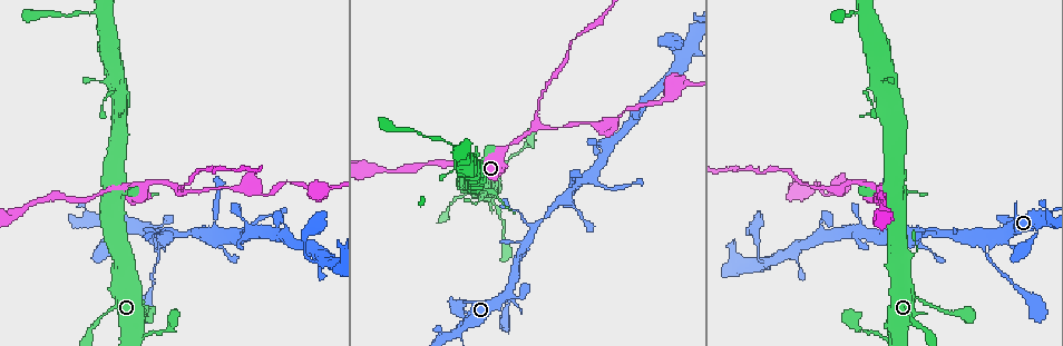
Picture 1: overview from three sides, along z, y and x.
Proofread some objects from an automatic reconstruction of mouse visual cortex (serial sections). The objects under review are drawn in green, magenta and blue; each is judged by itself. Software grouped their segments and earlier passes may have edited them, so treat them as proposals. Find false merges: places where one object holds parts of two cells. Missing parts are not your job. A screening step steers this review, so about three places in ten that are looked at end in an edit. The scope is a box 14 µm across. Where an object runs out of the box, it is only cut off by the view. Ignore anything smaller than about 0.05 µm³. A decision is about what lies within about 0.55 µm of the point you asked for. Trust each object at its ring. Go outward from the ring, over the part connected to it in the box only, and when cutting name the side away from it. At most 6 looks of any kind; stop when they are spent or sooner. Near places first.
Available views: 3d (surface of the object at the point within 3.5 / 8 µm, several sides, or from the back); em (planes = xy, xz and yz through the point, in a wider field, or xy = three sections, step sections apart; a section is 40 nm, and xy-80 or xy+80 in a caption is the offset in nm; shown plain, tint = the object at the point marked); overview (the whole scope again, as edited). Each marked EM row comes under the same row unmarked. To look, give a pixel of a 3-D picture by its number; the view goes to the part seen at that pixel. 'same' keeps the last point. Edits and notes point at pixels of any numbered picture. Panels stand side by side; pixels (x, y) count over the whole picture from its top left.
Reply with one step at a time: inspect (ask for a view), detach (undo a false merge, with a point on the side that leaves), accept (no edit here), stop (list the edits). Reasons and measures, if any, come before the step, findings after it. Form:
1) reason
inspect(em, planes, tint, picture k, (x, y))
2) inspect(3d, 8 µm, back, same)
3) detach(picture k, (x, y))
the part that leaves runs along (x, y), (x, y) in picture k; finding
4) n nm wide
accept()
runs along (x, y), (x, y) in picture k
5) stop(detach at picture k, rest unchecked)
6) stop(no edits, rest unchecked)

thick turns thin
inspect(3d, 8 µm, picture 1, (988, 255))

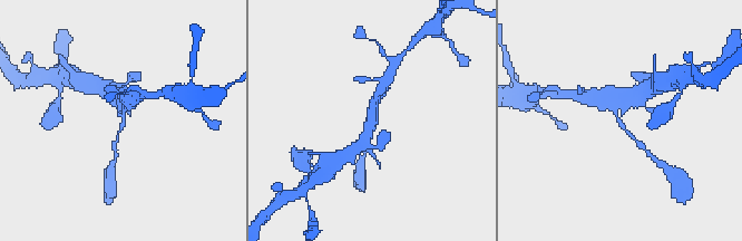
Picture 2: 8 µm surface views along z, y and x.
closer look
inspect(3d, 3.5 µm, picture 2, (620, 121))

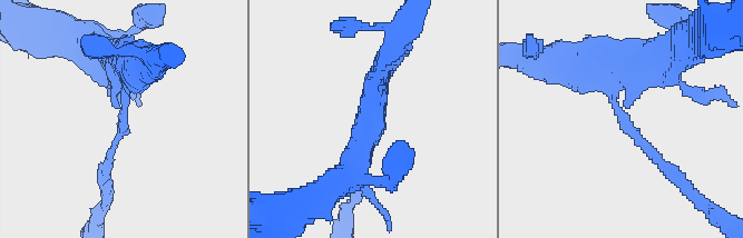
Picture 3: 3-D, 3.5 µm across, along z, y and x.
inspect(em, xy, step 2, tint, picture 3, (124, 119))

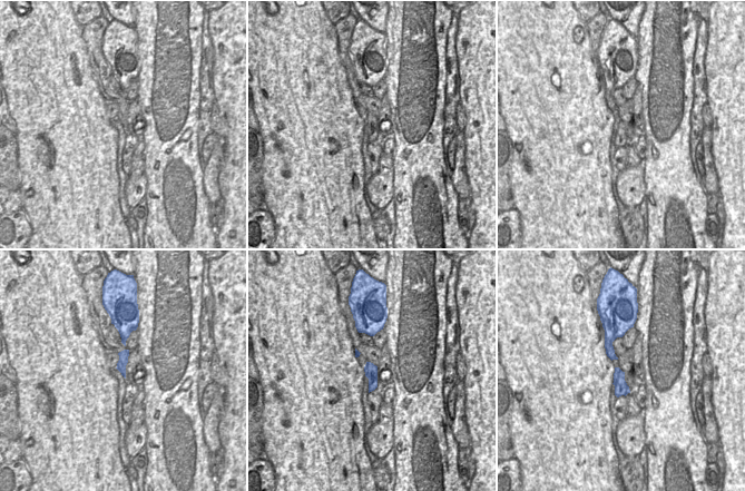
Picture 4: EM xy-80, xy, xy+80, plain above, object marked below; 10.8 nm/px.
accept()
runs along (638, 57), (615, 108), (672, 172) in picture 3; one cell here

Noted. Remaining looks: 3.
abrupt turn
inspect(3d, 3.5 µm, picture 1, (250, 232))

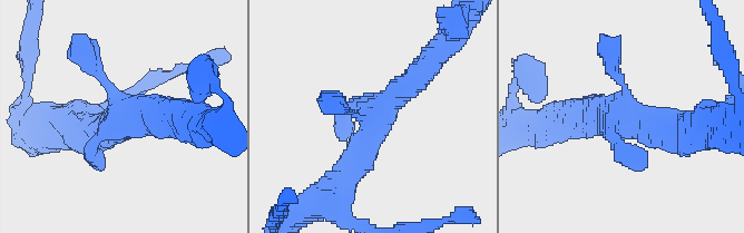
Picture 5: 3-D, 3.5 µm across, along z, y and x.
inspect(em, xy, step 3, tint, picture 5, (123, 118))

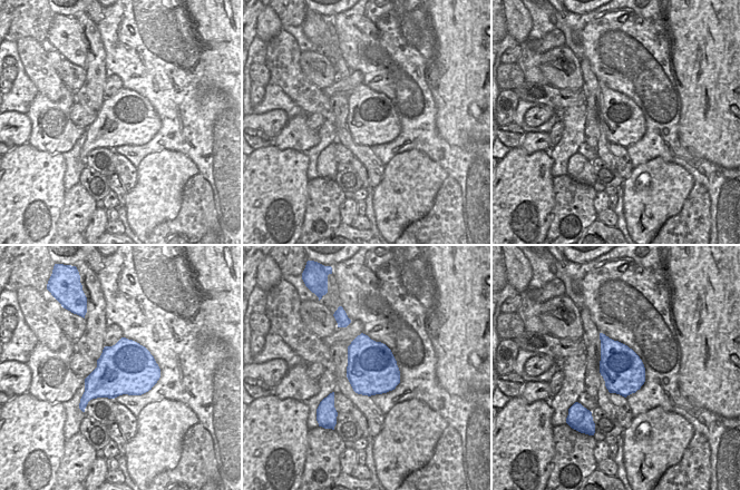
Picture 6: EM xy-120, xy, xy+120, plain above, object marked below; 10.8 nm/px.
accept()
runs along (340, 183), (378, 112), (426, 66) in picture 5; continuous, no second cell

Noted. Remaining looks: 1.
stop(no edits, rest unchecked)

